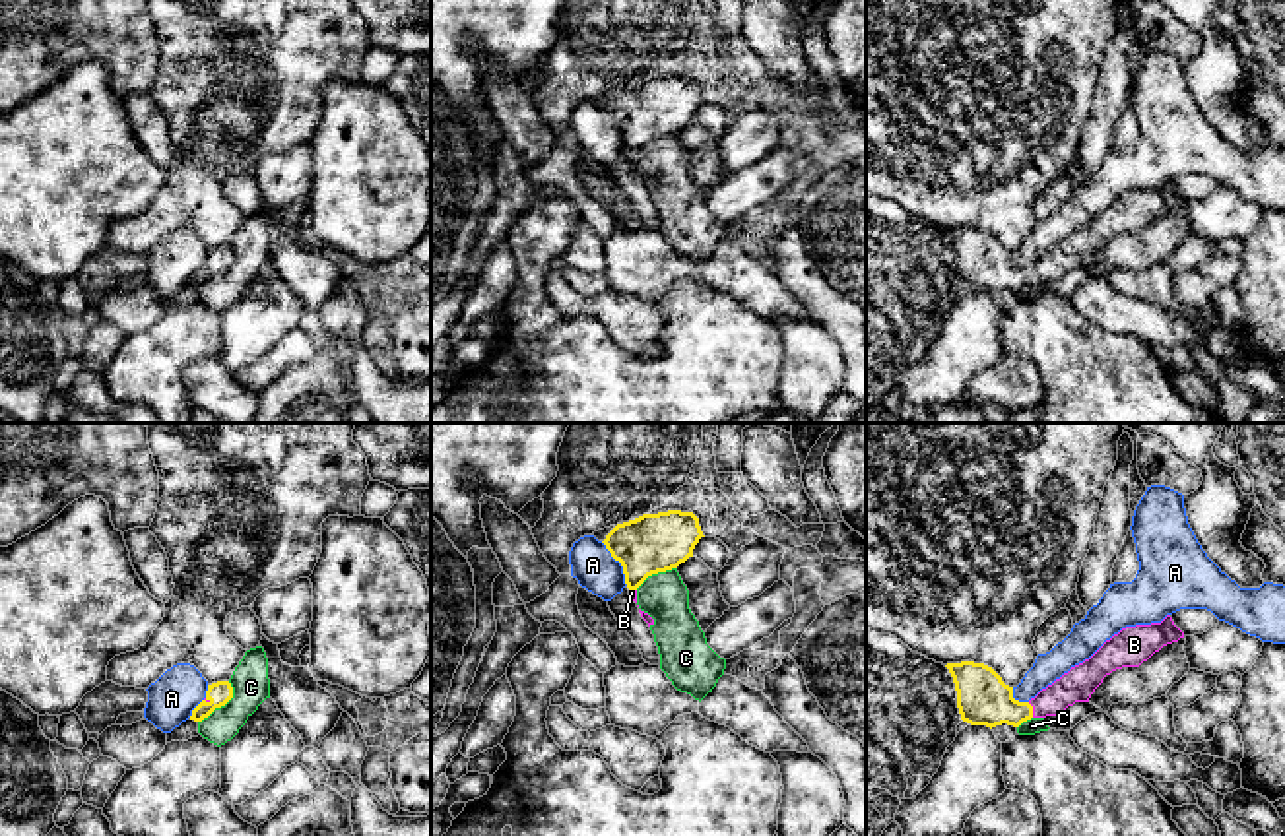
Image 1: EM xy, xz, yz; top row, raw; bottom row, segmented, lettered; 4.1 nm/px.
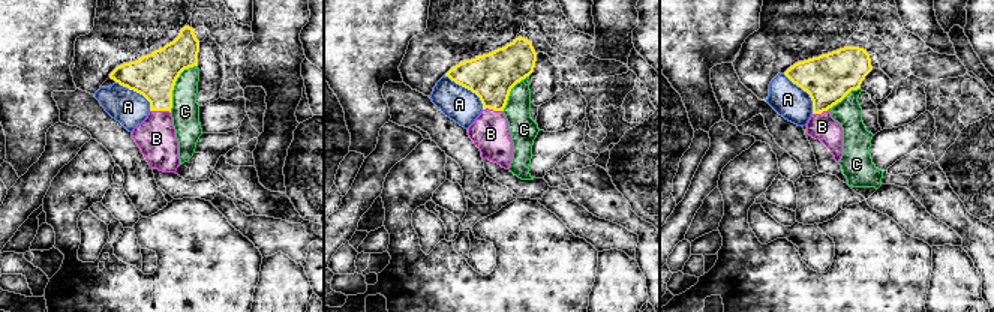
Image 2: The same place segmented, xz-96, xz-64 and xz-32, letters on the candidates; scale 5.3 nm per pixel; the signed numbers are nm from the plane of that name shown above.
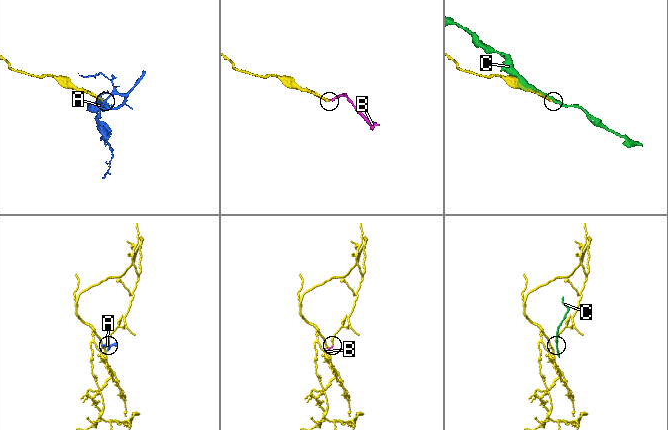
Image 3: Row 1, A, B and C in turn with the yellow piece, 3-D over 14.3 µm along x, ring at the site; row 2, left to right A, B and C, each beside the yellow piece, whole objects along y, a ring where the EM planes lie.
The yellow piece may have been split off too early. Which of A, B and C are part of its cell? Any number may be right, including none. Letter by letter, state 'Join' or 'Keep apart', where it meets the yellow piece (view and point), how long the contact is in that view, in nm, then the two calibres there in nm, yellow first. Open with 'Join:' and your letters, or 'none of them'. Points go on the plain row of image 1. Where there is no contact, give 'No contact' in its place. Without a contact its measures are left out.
Join: B
A: Keep apart. Touches yellow at xz (620, 127). Shared border 220 nm. Thickness 240 nm (yellow) against 180 nm
B: Join. Touches yellow at yz (1031, 276). Shared border 70 nm. Thickness 220 nm (yellow) against 140 nm
C: Keep apart. Touches yellow at xy (222, 270). Shared border 220 nm. Thickness 100 nm (yellow) against 160 nm

